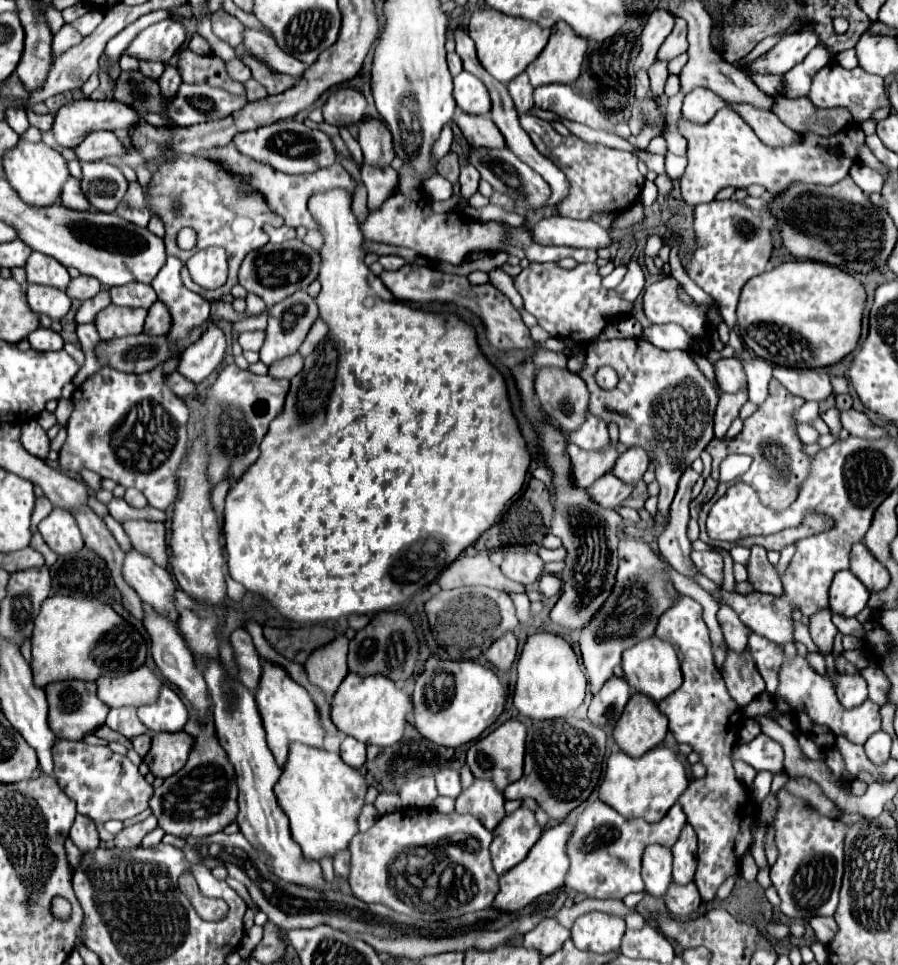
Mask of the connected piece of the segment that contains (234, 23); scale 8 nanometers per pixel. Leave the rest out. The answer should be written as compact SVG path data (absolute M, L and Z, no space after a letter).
M220 9L220 11L212 13L210 21L212 21L212 31L214 31L214 35L218 39L226 41L232 47L238 47L242 43L242 29L244 29L244 25L236 17L232 17L232 15L228 15L228 13L224 13Z

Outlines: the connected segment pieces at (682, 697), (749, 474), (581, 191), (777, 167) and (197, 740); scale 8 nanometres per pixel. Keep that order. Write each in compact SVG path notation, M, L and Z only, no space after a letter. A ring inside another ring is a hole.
M678 595L668 611L664 611L656 625L656 635L674 645L684 683L678 691L658 703L660 711L670 721L670 731L678 743L688 743L696 753L700 753L706 765L706 777L694 779L680 797L680 805L686 813L688 823L698 835L698 869L696 887L704 901L716 897L718 887L726 875L740 873L740 859L748 853L752 843L750 827L756 819L756 805L748 797L742 783L736 779L730 751L736 745L736 735L740 725L730 725L730 719L738 713L738 705L726 691L722 675L714 667L712 645L708 637L708 627L702 619L702 607L688 595Z
M772 379L768 399L756 409L752 417L744 421L742 431L730 441L712 439L708 443L706 451L712 455L712 477L718 481L718 467L728 453L746 453L752 457L752 465L740 479L758 493L764 505L772 509L784 509L786 505L790 505L796 499L800 483L808 473L810 465L810 457L802 453L802 441L796 437L792 421L792 411L798 409L802 403L802 397L788 393L788 389L784 389L776 379Z
M520 113L520 125L526 129L536 149L556 163L568 177L572 189L570 195L558 205L558 213L572 219L588 219L596 211L622 211L634 205L644 177L638 171L638 157L628 151L610 149L598 143L586 143L574 135L564 139L548 121L542 121L530 113Z
M720 109L706 125L694 127L690 121L678 123L680 133L688 141L688 167L680 179L682 199L688 205L700 205L714 201L714 195L724 187L746 189L754 183L764 185L770 195L778 195L784 191L792 181L804 183L820 183L832 185L844 179L852 167L852 163L860 161L860 147L864 145L864 131L860 125L852 125L844 129L840 135L844 137L844 147L832 147L828 137L816 135L812 131L804 131L792 145L786 147L768 147L764 145L758 135L748 129L748 123L732 109ZM850 139L850 143L848 143Z
M208 707L208 729L200 729L200 721L196 721L196 713L188 713L188 723L184 731L194 737L194 747L186 765L174 773L172 777L164 779L164 783L154 791L150 799L150 809L158 819L158 825L176 837L206 837L212 833L222 831L236 819L238 813L238 785L236 785L236 771L224 749L220 747L214 731L212 721L212 707Z

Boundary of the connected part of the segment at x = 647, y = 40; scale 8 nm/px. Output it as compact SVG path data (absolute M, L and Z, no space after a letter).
M656 9L650 15L650 19L642 31L642 37L640 37L642 51L634 63L636 71L640 71L640 69L648 71L652 67L652 63L656 61L656 53L658 53L660 45L666 41L666 37L672 33L672 29L674 29L674 17L668 11Z

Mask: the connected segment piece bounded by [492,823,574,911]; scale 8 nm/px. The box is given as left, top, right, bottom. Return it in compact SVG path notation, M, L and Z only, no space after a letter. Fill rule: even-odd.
M560 823L560 825L544 829L542 837L530 849L528 857L520 865L516 865L514 869L510 869L508 873L500 877L500 893L496 895L492 905L504 911L518 911L526 903L534 901L536 897L560 889L566 883L566 875L568 875L570 861L568 861L566 845L568 845L568 837L572 837L572 829L574 829L572 823Z

